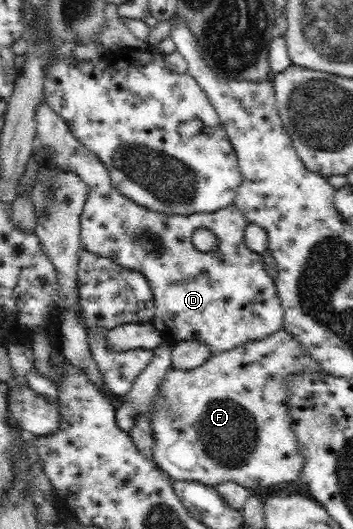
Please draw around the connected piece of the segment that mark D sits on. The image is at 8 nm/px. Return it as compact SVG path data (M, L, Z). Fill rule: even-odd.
M45 100L36 110L37 143L53 153L61 170L77 173L89 186L89 194L80 216L80 242L89 252L113 259L119 266L137 271L145 276L154 295L156 312L151 324L159 330L163 340L172 343L193 340L207 345L212 354L225 353L237 346L248 344L273 332L284 324L284 310L277 286L265 271L261 253L253 252L245 244L244 230L248 225L235 203L213 212L193 212L187 216L171 216L167 212L153 212L130 198L123 196L112 184L109 171L85 144L69 130L67 123ZM198 228L207 228L218 238L216 251L198 250L191 237Z

